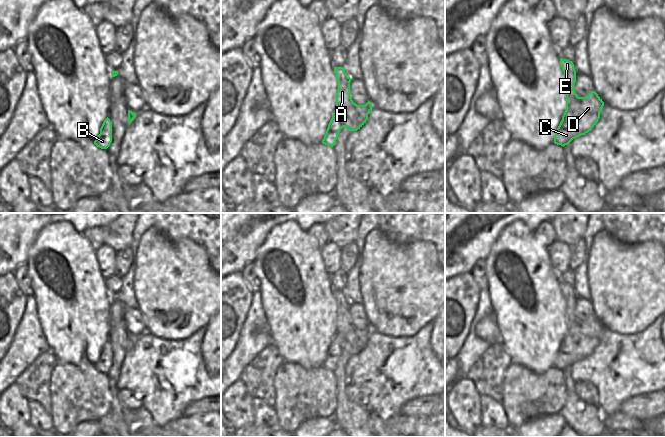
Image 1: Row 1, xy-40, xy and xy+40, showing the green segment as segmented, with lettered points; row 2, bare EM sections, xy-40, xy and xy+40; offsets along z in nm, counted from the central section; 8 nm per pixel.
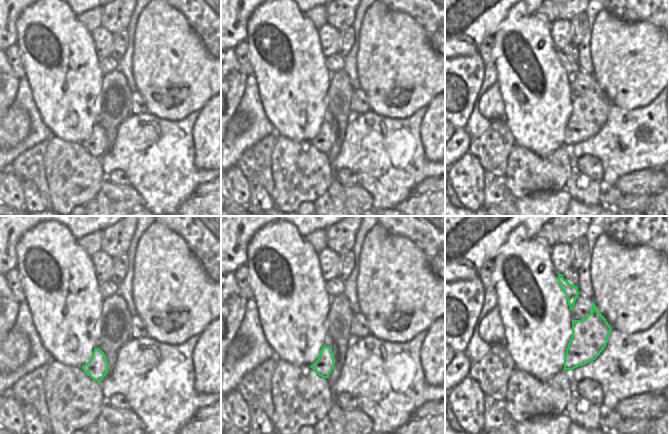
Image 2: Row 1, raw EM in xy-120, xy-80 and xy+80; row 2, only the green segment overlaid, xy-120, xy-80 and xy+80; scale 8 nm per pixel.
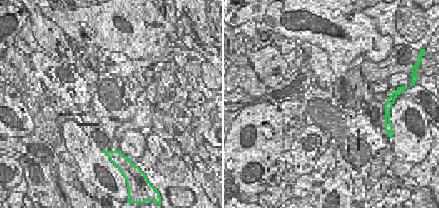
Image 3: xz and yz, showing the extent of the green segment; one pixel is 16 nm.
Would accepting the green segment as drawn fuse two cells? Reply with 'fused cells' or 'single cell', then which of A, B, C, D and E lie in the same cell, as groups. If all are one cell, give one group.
fused cells; groups A E / B C D

